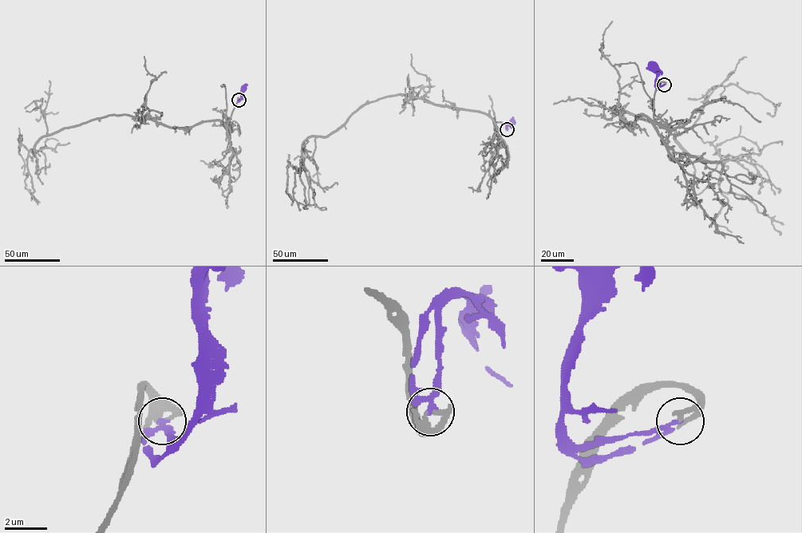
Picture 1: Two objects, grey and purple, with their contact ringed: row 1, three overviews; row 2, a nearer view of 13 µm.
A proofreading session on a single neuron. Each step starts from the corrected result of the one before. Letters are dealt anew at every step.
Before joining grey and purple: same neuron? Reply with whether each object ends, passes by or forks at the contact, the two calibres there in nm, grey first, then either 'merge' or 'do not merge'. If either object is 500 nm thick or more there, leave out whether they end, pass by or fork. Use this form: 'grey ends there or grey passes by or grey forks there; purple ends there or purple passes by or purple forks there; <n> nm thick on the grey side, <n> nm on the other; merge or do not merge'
grey ends there; purple passes by; 220 nm thick on the grey side, 150 nm on the other; merge

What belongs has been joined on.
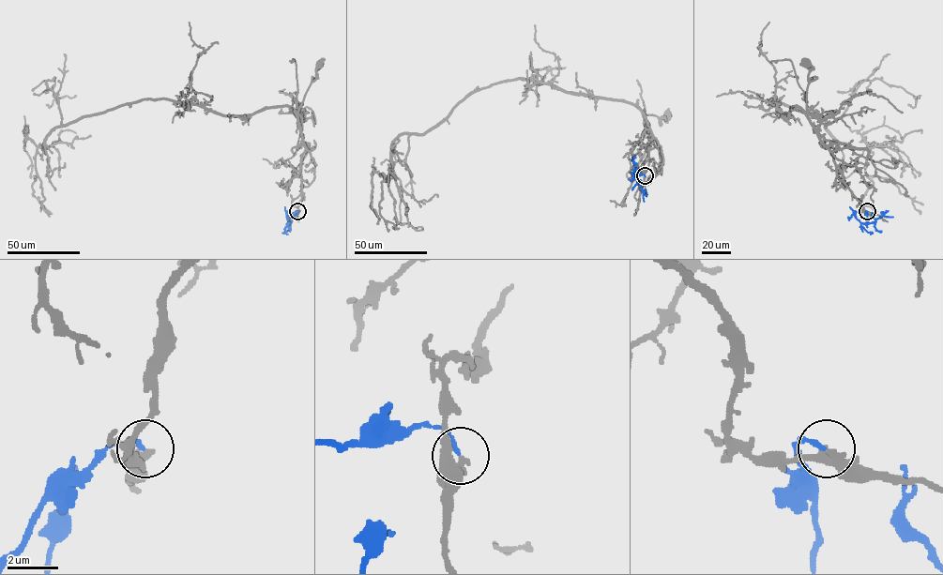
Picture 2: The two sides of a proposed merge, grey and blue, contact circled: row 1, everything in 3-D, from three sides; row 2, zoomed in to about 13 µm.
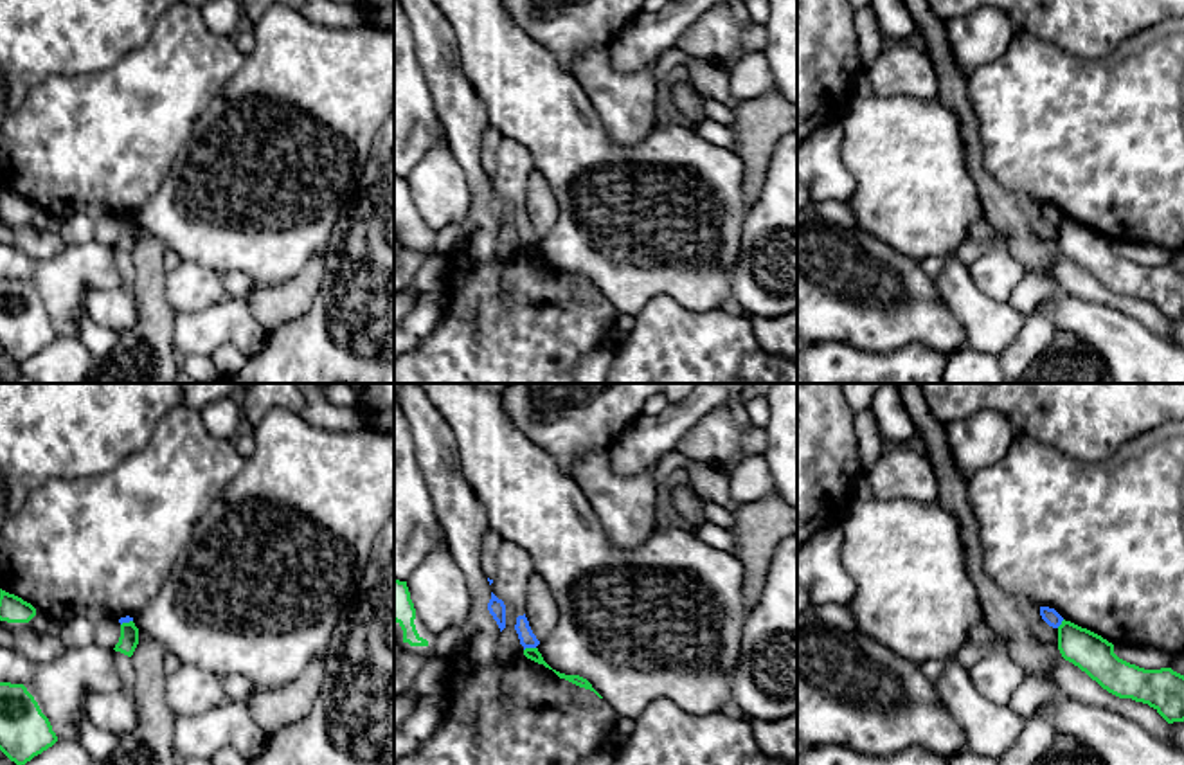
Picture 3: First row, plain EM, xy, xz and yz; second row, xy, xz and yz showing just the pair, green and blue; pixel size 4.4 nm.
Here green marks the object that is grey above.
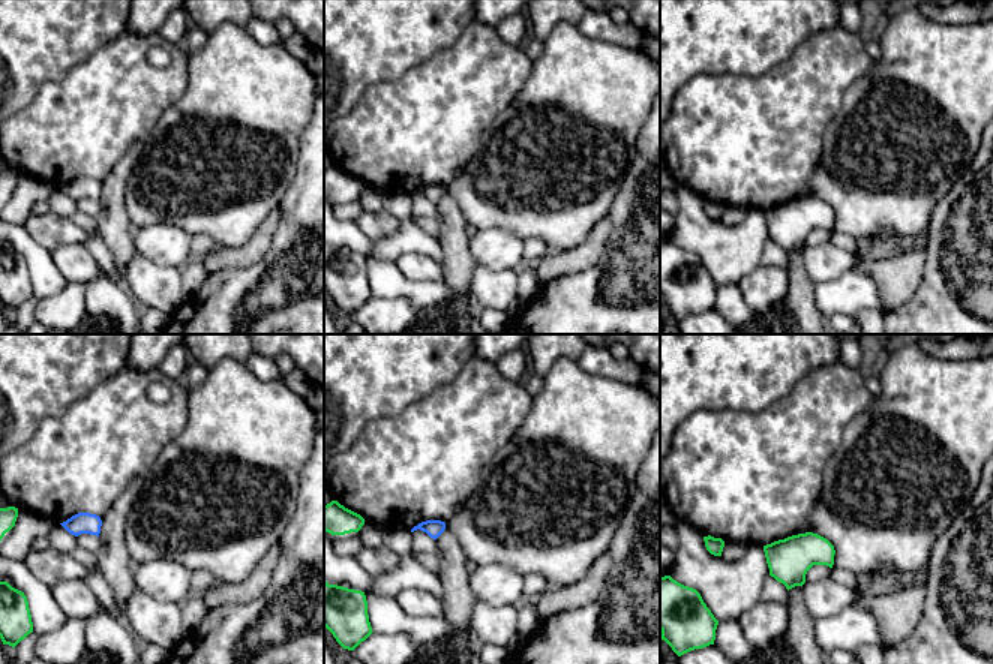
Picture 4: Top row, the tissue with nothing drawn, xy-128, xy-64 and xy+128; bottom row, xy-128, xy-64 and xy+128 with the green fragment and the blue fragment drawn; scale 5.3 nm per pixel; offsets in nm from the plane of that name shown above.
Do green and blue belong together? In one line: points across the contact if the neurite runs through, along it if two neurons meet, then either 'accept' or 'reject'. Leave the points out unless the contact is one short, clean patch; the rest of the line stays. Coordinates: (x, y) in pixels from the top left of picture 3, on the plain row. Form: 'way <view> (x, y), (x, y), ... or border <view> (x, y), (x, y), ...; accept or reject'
border xz (535, 243), (524, 247); reject

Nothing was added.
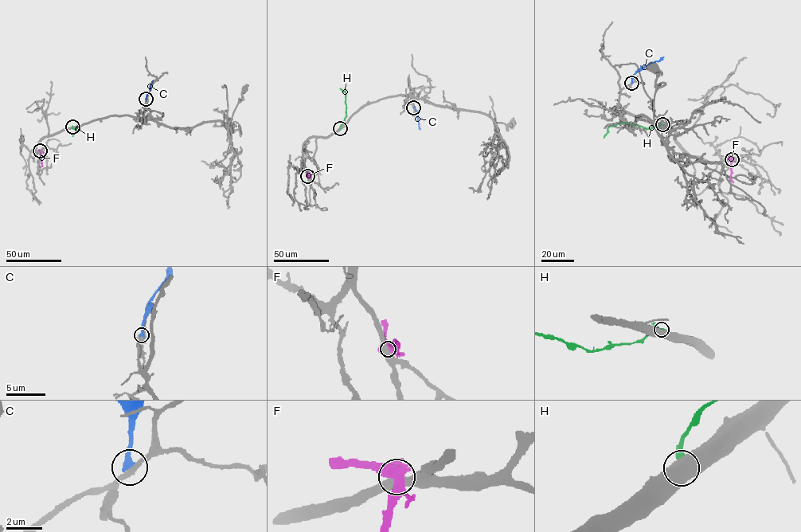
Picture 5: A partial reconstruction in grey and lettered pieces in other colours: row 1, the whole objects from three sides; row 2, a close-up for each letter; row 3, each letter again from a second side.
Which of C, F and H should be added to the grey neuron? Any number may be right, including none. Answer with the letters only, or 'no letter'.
no letter

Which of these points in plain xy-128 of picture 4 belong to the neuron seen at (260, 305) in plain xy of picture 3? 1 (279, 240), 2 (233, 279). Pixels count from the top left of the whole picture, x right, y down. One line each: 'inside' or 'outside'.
1: outside
2: outside

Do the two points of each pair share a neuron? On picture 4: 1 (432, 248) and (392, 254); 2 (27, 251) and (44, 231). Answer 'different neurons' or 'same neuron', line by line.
1: same neuron
2: different neurons

